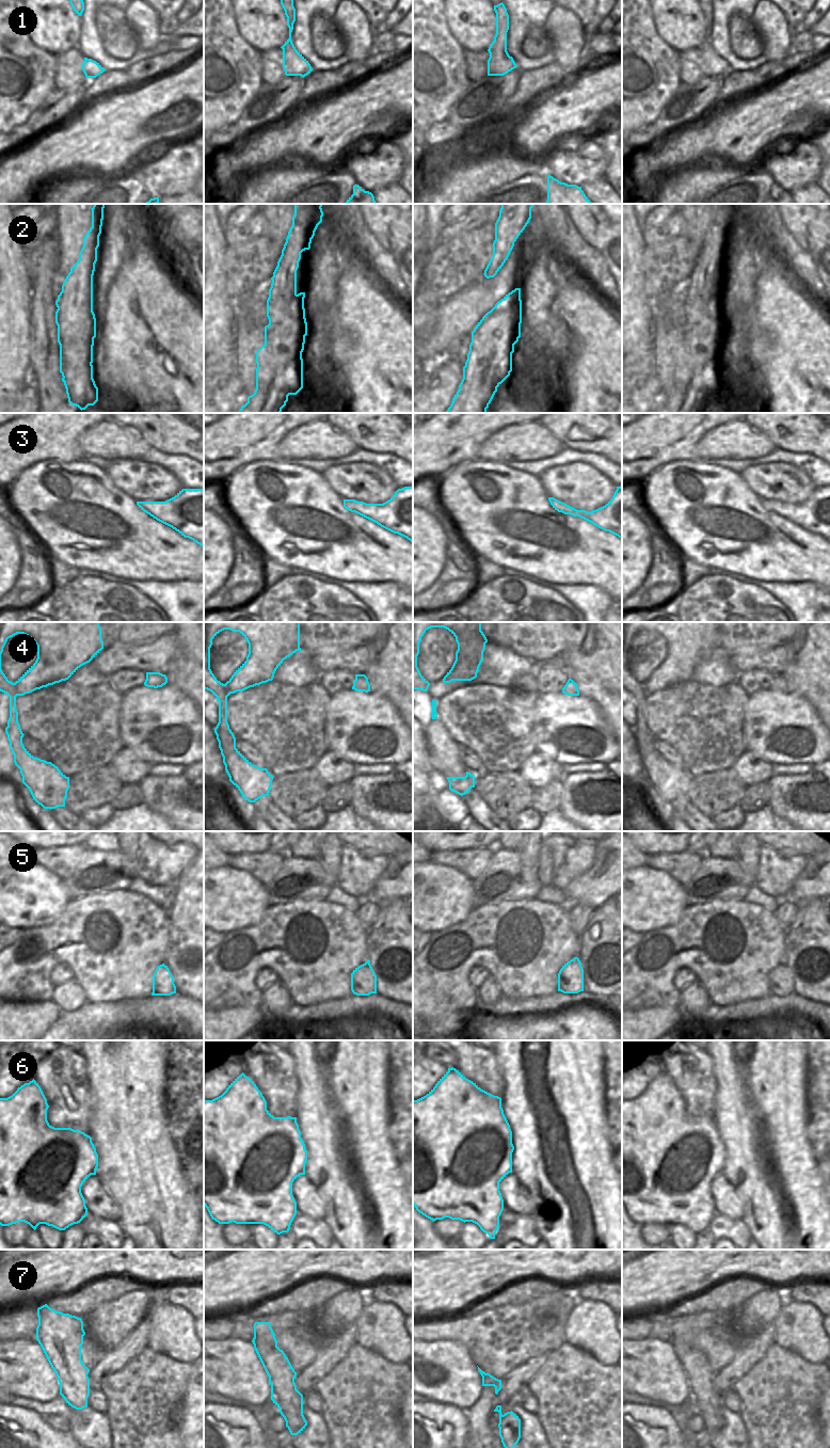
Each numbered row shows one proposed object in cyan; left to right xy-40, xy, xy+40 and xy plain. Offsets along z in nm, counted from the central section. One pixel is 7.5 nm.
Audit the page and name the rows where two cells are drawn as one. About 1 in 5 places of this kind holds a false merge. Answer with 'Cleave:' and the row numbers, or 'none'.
Cleave: 2

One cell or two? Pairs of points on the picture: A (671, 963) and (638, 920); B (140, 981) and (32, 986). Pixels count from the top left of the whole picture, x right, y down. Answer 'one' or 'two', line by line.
A: two
B: one

